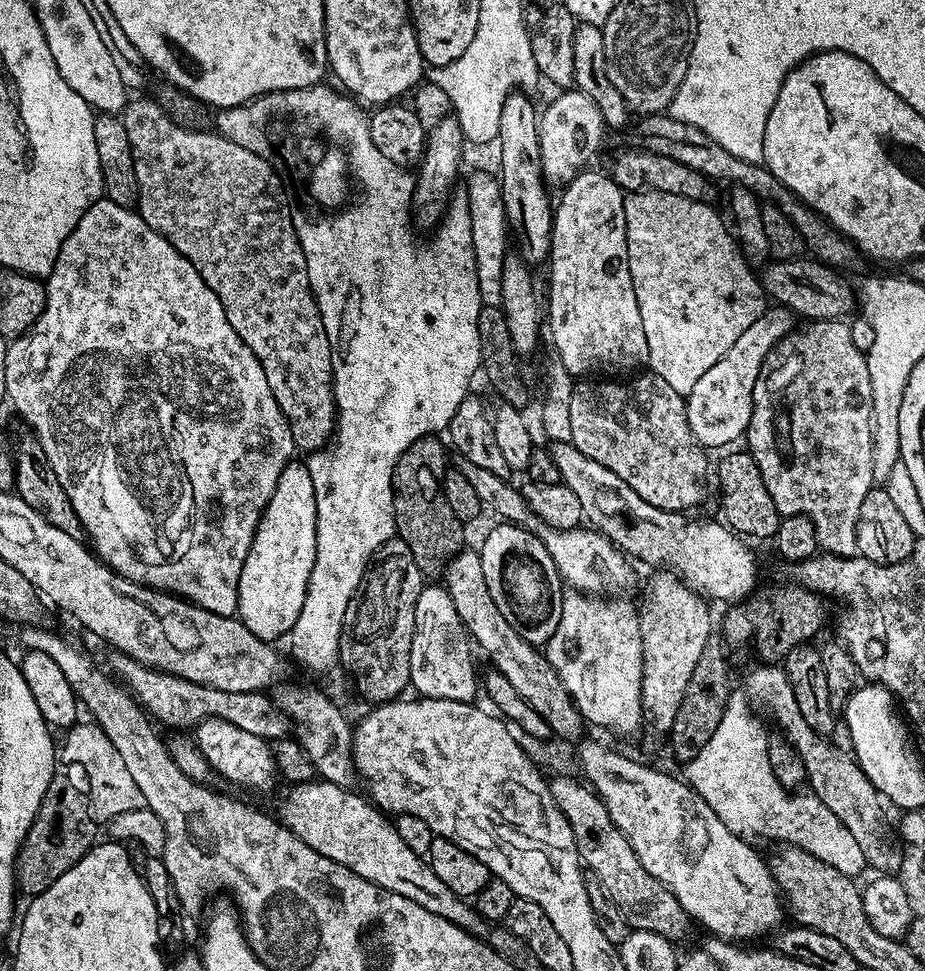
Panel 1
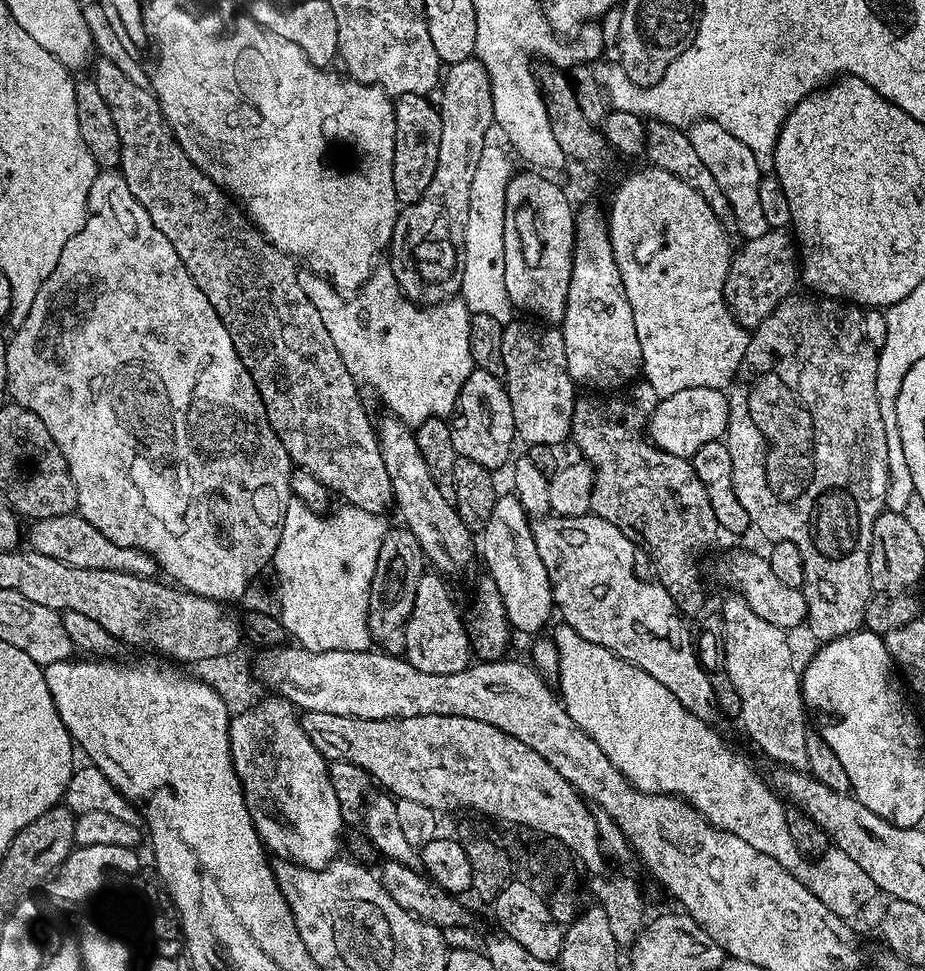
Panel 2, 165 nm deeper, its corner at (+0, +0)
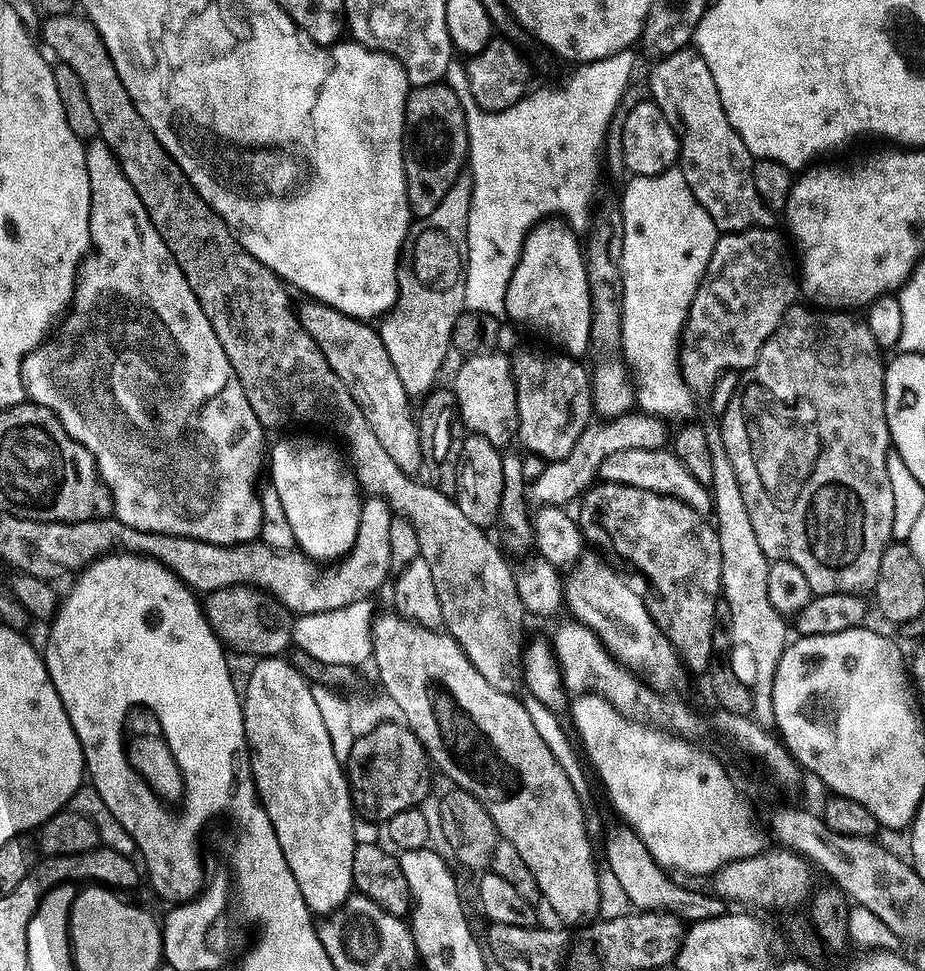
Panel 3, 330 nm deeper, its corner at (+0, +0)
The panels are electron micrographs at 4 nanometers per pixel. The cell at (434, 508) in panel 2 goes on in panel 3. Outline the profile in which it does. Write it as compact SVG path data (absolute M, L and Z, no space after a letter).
M304 303L308 304L299 305L298 308L300 324L308 331L310 338L314 338L318 350L322 350L322 358L326 358L326 362L330 362L330 370L334 370L334 374L338 374L338 378L342 378L342 386L346 386L346 390L350 390L350 398L354 398L354 402L358 402L358 410L362 410L366 422L370 422L370 430L374 430L374 434L378 438L378 442L382 442L386 454L390 454L390 458L394 458L394 462L398 462L402 471L409 474L416 474L416 471L419 473L424 462L420 449L420 426L414 415L413 407L411 410L408 406L410 397L406 394L402 381L398 378L398 370L394 370L394 362L390 362L390 354L386 354L386 346L382 346L379 331L371 323L357 320L355 316L342 314L325 304Z

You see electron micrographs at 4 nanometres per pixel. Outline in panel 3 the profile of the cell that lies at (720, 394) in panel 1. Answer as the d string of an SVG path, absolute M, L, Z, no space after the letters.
M639 410L630 411L625 416L613 416L603 422L589 423L588 428L578 438L578 442L574 442L574 450L570 450L566 458L545 463L542 475L537 480L531 481L531 499L533 501L536 499L535 503L540 506L545 504L568 506L572 499L575 501L592 487L597 479L602 458L606 458L606 454L614 454L614 450L665 447L670 440L670 428L668 432L664 424L667 423L661 417L650 416L647 412Z

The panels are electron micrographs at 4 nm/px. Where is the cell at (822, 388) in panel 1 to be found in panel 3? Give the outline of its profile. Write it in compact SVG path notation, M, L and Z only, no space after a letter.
M796 302L781 320L781 324L777 327L775 335L772 335L761 348L761 352L757 356L757 360L737 379L736 389L730 398L730 402L726 406L726 410L722 414L722 423L719 425L721 436L726 446L726 454L729 455L730 462L733 463L734 472L738 478L738 486L741 487L742 499L746 502L746 511L750 514L751 525L754 528L755 537L758 538L758 545L767 554L770 554L772 560L789 560L794 562L794 566L798 566L798 570L802 570L802 574L806 574L806 582L810 582L810 590L817 596L825 596L826 594L842 594L843 592L854 592L864 594L875 585L878 578L878 566L882 562L882 554L884 549L888 547L892 537L892 523L894 522L894 490L890 490L890 474L886 474L886 458L890 451L890 437L888 435L888 423L886 422L886 406L884 405L884 369L886 367L885 357L882 350L878 346L878 342L874 342L874 334L870 334L867 323L863 319L860 320L859 315L853 314L848 310L821 310L819 307L811 306L807 308L802 302Z

